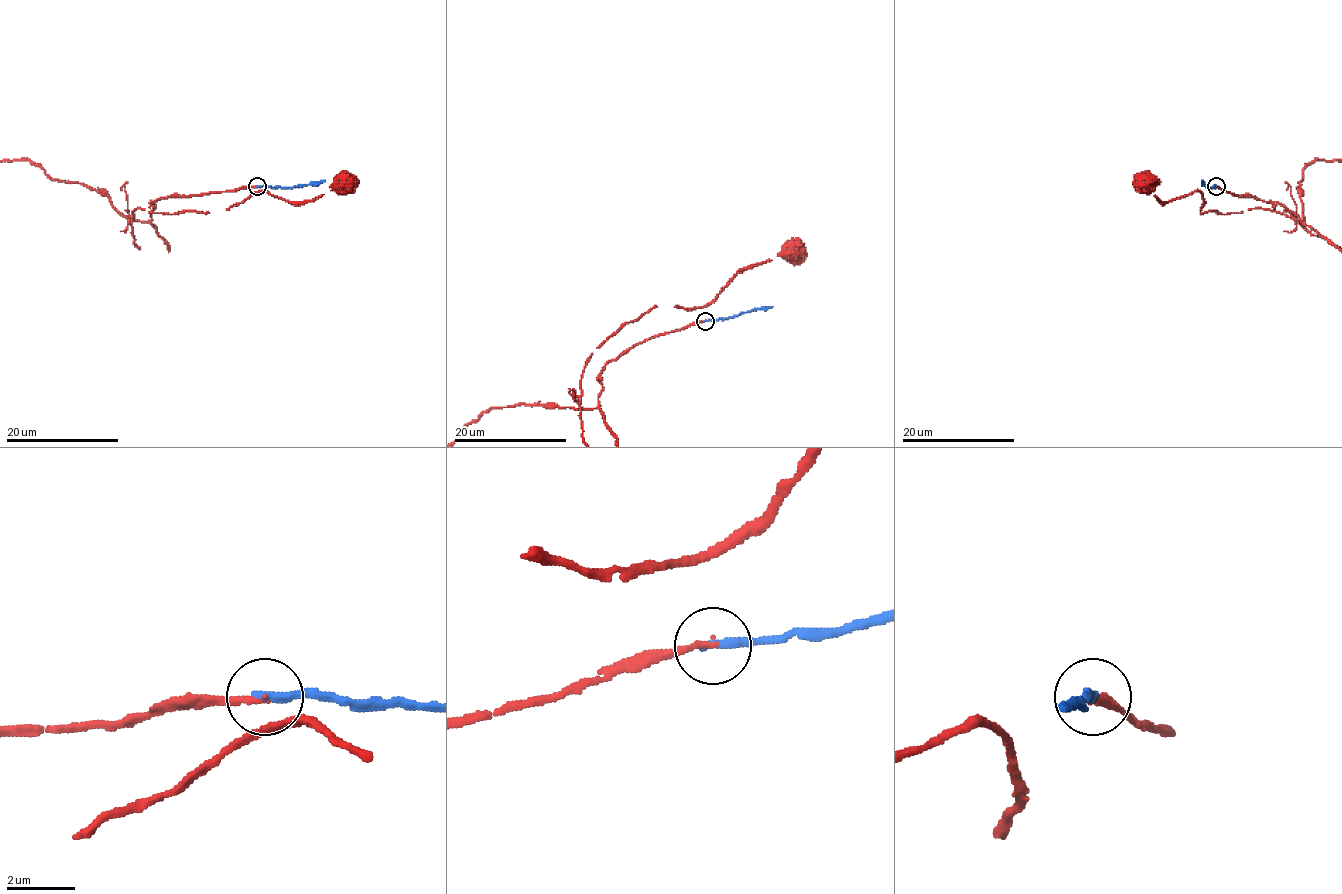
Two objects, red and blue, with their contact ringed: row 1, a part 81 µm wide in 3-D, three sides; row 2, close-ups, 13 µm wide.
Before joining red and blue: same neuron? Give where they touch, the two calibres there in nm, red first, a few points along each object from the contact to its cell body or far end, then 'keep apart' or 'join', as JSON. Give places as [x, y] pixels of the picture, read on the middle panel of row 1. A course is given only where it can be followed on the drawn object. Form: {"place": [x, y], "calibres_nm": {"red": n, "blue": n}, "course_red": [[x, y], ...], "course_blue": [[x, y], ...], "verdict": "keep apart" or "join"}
{"place": [705, 321], "calibres_nm": {"red": 180, "blue": 280}, "course_red": [[705, 321], [702, 308], [738, 273], [794, 249]], "course_blue": [[705, 321], [728, 319], [773, 306]], "verdict": "join"}

